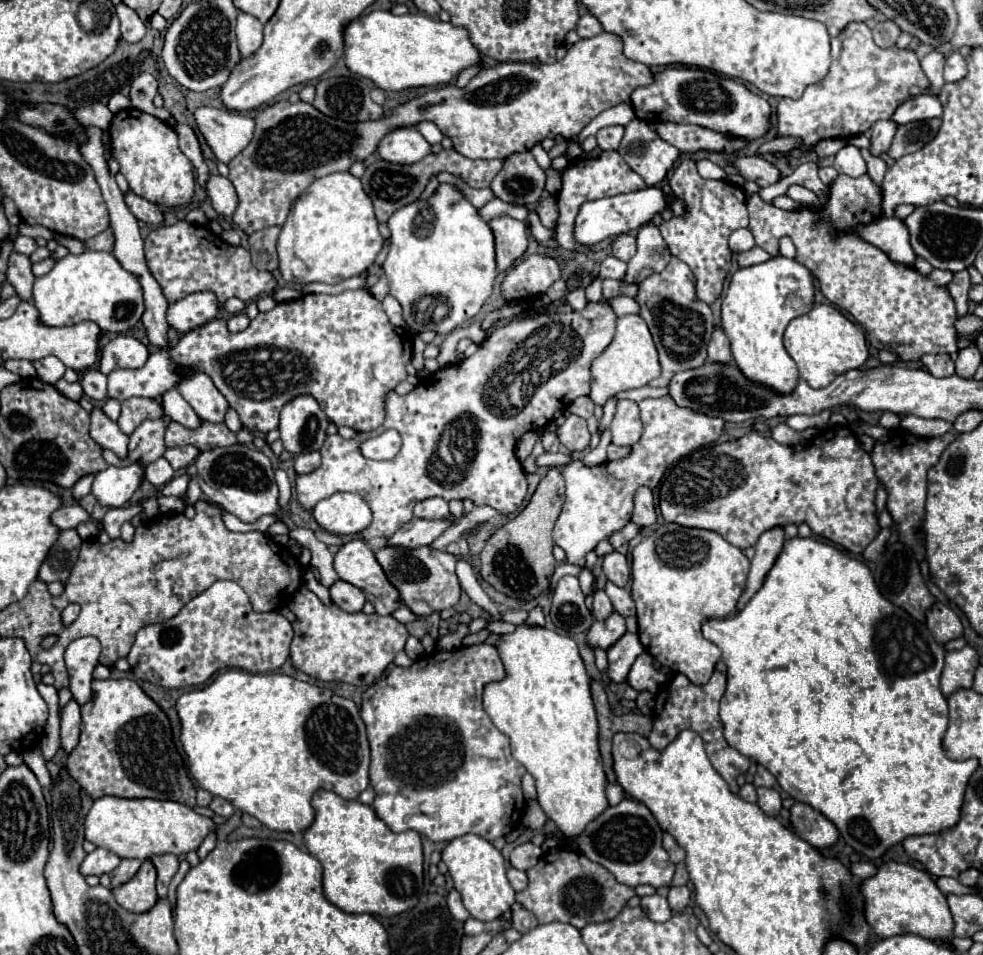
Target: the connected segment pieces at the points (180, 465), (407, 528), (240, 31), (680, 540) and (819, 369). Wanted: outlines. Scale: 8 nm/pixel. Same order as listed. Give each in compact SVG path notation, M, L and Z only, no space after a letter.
M185 445L185 447L173 447L165 451L165 459L169 461L169 465L177 471L177 469L185 469L187 465L193 463L193 459L199 455L199 449L195 449L195 445Z
M451 513L447 517L443 517L443 519L433 519L433 521L411 519L389 539L389 545L395 545L395 547L431 545L451 525L453 525L453 515Z
M239 13L237 17L237 43L243 57L255 53L263 43L263 23L253 15Z
M663 523L657 531L653 531L647 539L643 539L643 541L633 549L633 555L635 555L635 559L631 561L631 581L633 581L633 583L631 583L631 597L633 597L635 605L637 605L637 623L639 623L639 641L641 641L641 645L643 645L643 647L649 651L649 655L653 655L663 667L669 667L669 669L673 669L673 671L679 671L679 673L687 675L689 681L695 683L695 685L705 685L705 683L709 681L711 673L715 671L715 663L721 659L721 649L719 649L715 643L707 641L707 639L701 635L701 625L703 625L703 621L707 621L707 619L711 619L711 617L729 617L729 615L735 615L735 613L737 613L735 605L737 605L737 599L739 599L739 595L741 595L741 591L743 591L743 587L745 587L745 581L747 581L749 559L741 553L741 549L737 549L737 547L731 545L731 543L727 543L719 533L705 531L705 529L687 529L687 527L681 527L681 525L677 525L677 523Z
M815 305L807 315L793 319L783 335L783 343L787 353L799 367L799 375L813 387L827 387L833 377L845 373L847 369L859 369L867 357L867 343L863 327L851 323L843 313L839 313L831 305Z

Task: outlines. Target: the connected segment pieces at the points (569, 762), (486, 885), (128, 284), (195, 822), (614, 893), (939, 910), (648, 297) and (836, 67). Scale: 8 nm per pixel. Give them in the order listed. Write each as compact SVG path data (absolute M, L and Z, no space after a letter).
M523 623L513 633L499 635L495 647L501 655L507 675L501 681L485 685L483 709L495 727L509 735L513 757L533 775L539 793L537 799L545 815L557 823L561 833L579 833L587 821L593 821L599 817L599 813L603 813L603 809L607 809L607 777L603 773L603 763L597 747L597 717L589 691L591 681L579 655L577 643L571 637L557 635L545 627Z
M473 833L457 837L445 845L445 849L441 851L441 859L445 861L453 885L459 891L461 901L471 917L479 921L493 921L509 911L515 903L515 891L511 889L506 876L508 862L501 851L497 851L487 839Z
M85 251L57 261L47 275L35 279L33 303L45 325L61 327L91 319L107 333L123 333L135 327L145 311L143 289L137 275L125 271L107 251Z
M105 795L93 801L85 817L85 839L95 847L107 849L119 857L127 859L151 859L155 853L175 853L183 855L195 851L207 833L213 829L209 817L197 815L191 807L175 801L159 799L123 799L115 795Z
M561 849L557 853L545 853L535 867L527 871L529 887L517 893L517 901L529 909L539 923L569 923L577 929L583 929L589 923L611 921L619 915L619 911L627 905L631 897L635 897L635 889L627 887L603 869L603 865L595 865L583 853Z
M887 861L877 867L873 877L861 881L861 895L865 899L865 921L879 937L895 937L913 933L925 939L949 939L953 935L953 917L945 895L937 889L935 879L913 865Z
M673 257L661 273L651 273L639 283L639 293L635 301L641 307L639 315L645 319L653 335L661 361L661 375L649 381L651 387L665 387L667 381L671 381L671 373L695 369L707 361L707 341L711 339L713 315L711 307L699 301L695 295L695 277L689 265Z
M851 23L843 29L843 33L831 43L831 69L823 81L817 85L809 85L801 99L781 99L777 105L777 135L779 137L797 137L807 147L815 147L823 139L851 139L853 135L865 133L875 121L889 119L895 109L909 99L909 87L917 85L919 89L929 89L931 83L925 77L919 57L913 49L881 49L875 45L871 29L867 23Z

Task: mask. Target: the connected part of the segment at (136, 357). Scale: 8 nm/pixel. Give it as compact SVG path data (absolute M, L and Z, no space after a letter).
M117 335L101 349L99 369L105 375L109 375L113 369L137 369L145 365L147 357L149 351L141 341L129 335Z

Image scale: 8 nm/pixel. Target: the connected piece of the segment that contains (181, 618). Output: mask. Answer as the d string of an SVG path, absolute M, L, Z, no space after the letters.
M215 581L207 591L193 597L173 619L139 629L127 661L137 679L167 689L179 689L179 687L203 685L213 673L223 669L245 669L249 673L275 671L289 657L291 641L293 641L293 627L285 615L277 611L255 613L251 609L247 593L235 581Z

